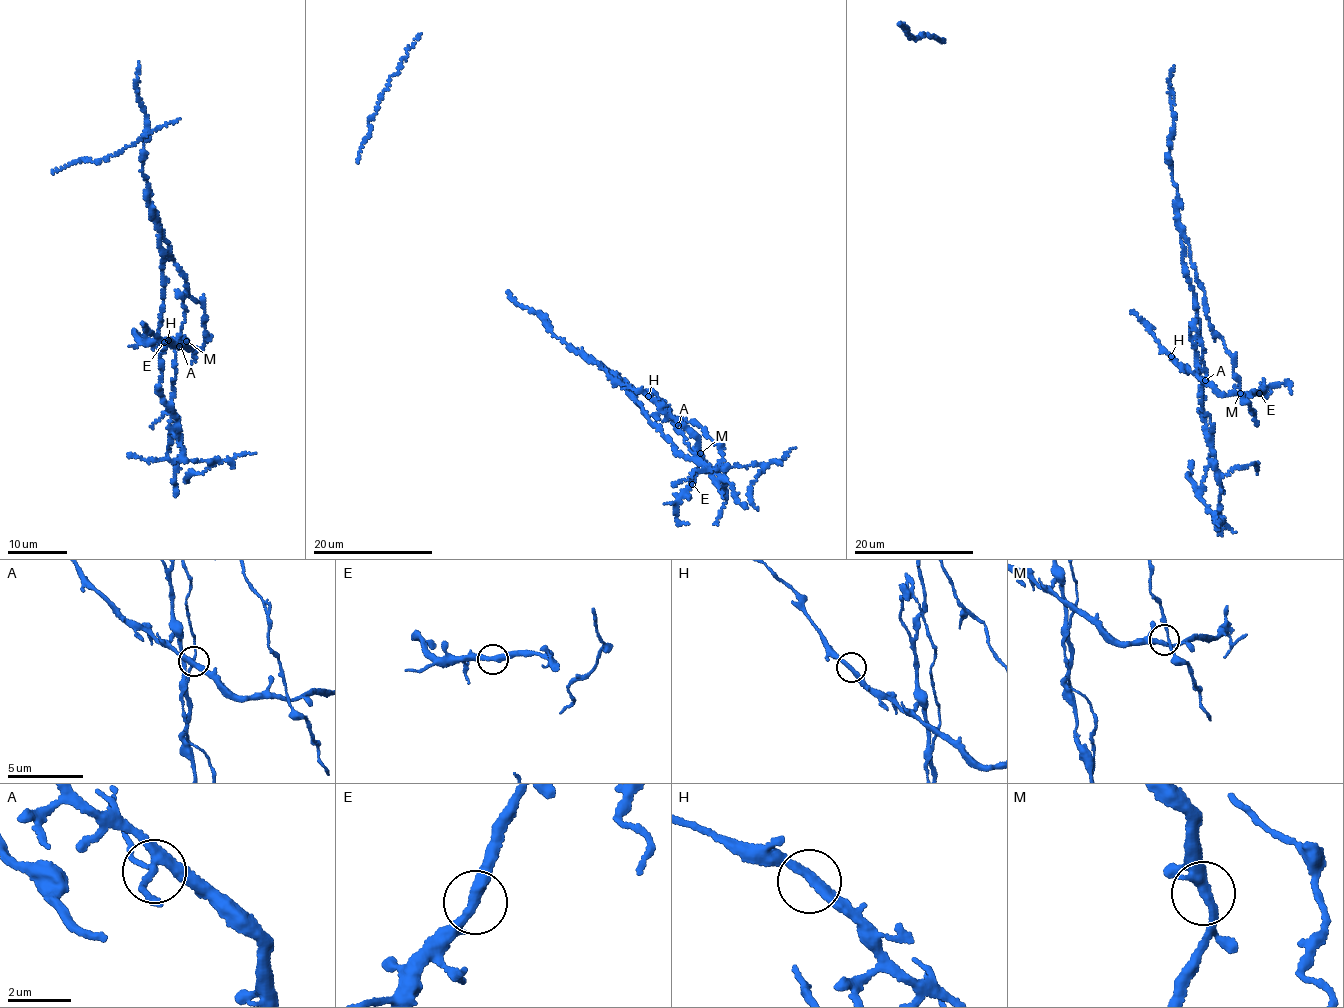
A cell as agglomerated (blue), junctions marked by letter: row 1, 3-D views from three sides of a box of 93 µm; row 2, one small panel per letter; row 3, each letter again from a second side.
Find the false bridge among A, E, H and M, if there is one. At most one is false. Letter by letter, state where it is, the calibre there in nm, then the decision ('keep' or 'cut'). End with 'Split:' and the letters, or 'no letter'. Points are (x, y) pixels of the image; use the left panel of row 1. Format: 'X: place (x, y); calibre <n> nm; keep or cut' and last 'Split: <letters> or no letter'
A: place (179, 346); calibre 280 nm; cut
E: place (164, 342); calibre 320 nm; keep
H: place (168, 340); calibre 300 nm; keep
M: place (186, 341); calibre 280 nm; keep
Split: A

